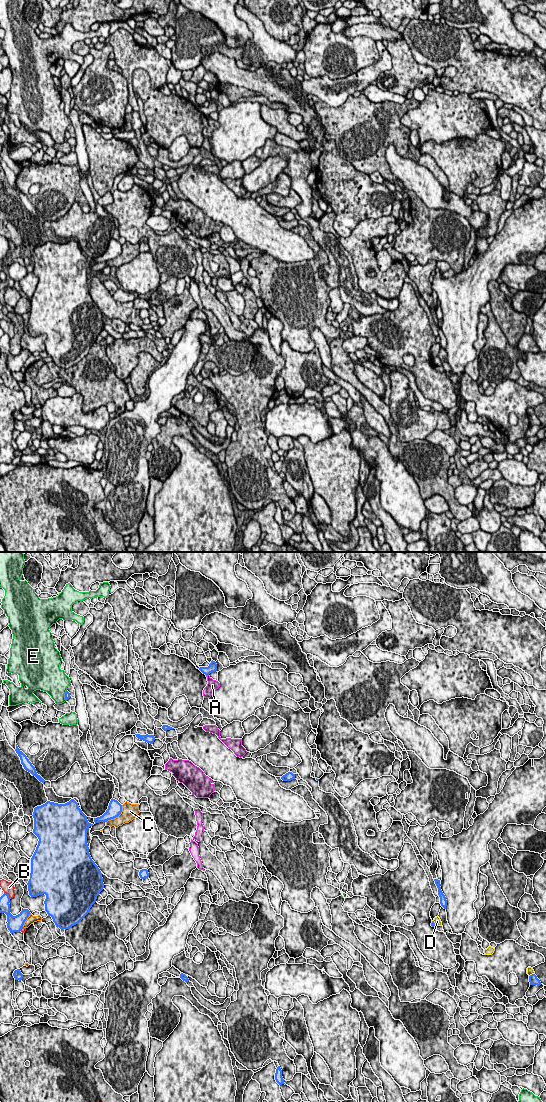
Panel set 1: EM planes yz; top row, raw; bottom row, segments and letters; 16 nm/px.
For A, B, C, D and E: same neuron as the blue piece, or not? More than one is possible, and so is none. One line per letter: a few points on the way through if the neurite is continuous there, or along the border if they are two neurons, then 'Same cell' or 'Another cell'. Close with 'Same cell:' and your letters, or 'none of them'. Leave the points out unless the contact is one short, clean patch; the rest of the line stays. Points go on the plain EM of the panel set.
A: Another cell
B: Another cell
C: Another cell
D: Another cell
E: Another cell
Same cell: none of them

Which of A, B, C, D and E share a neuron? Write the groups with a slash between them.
A / B / C / D / E

